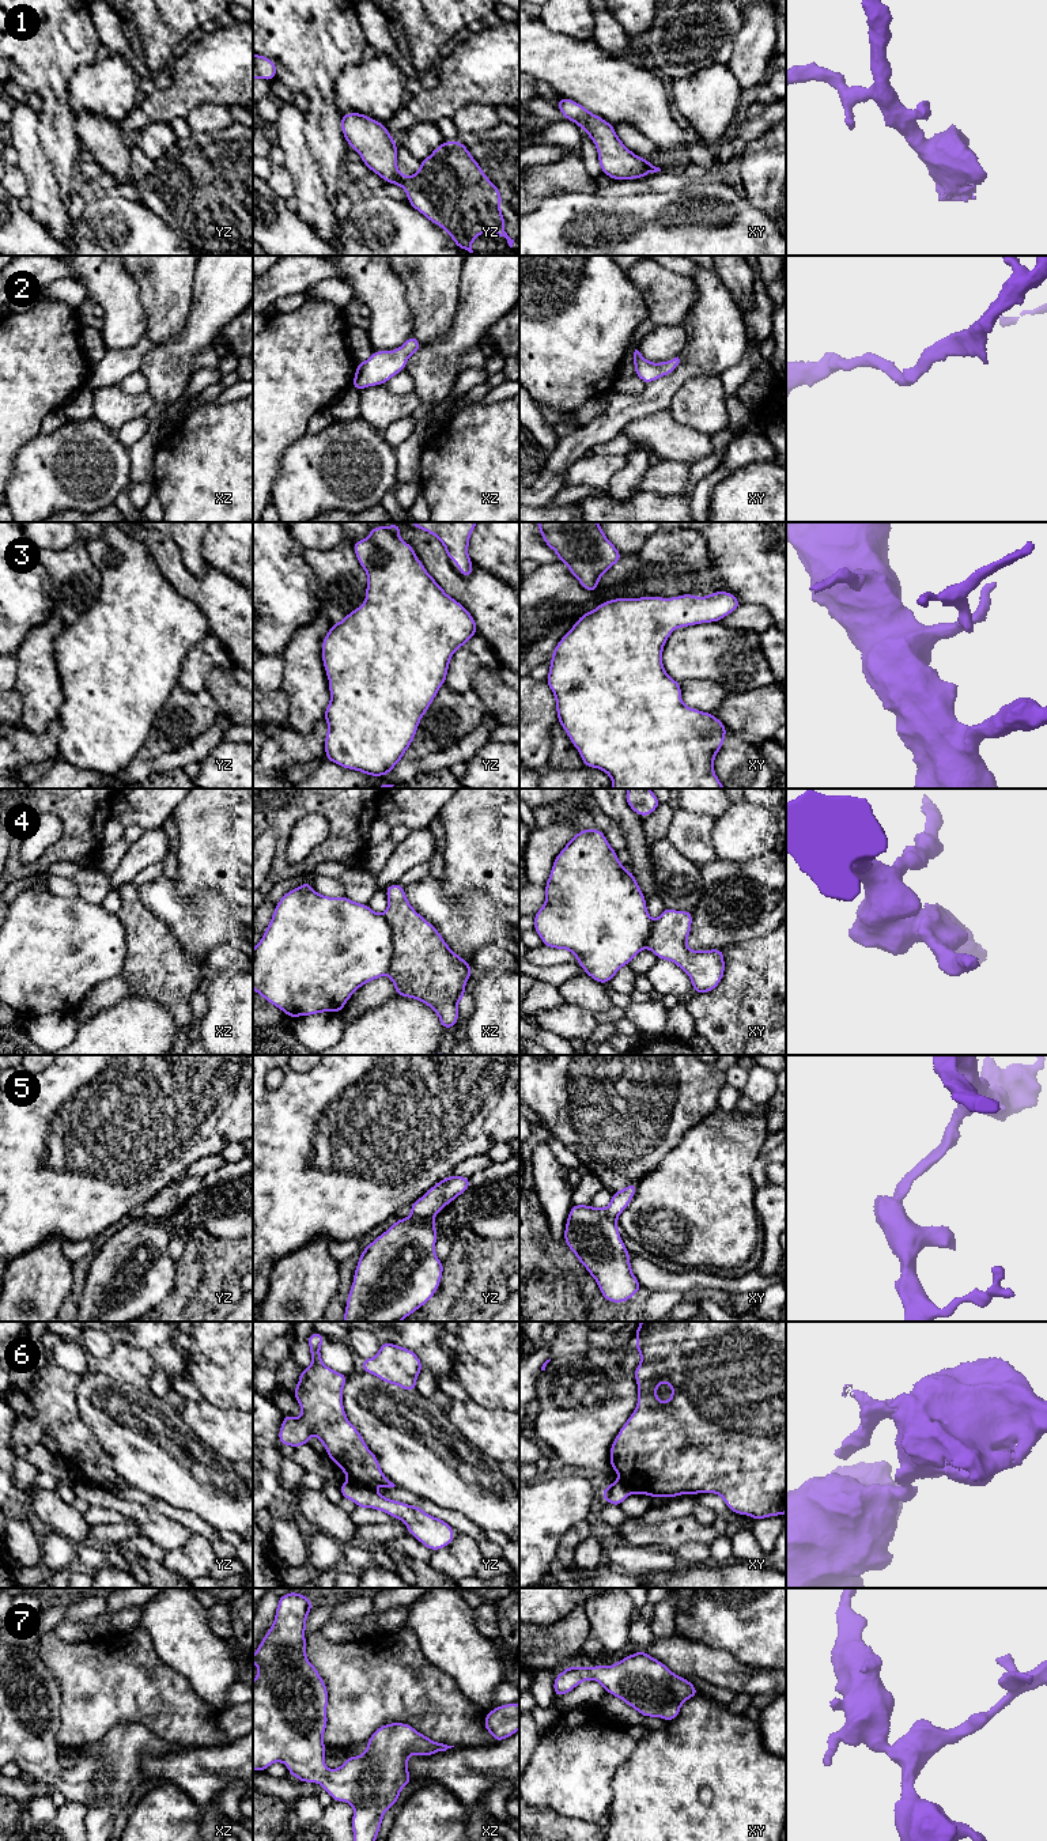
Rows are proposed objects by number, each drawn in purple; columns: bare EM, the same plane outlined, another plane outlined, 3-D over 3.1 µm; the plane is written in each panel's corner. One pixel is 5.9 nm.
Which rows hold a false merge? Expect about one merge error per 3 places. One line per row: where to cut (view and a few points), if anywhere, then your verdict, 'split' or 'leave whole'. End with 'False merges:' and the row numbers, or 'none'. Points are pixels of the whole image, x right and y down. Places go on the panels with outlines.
1: cut none; leave whole
2: cut none; leave whole
3: cut none; leave whole
4: cut xz (381, 914), (392, 932), (392, 960), (388, 974); split
5: cut none; leave whole
6: cut yz (348, 1480), (373, 1489); split
7: cut none; leave whole
False merges: 4, 6

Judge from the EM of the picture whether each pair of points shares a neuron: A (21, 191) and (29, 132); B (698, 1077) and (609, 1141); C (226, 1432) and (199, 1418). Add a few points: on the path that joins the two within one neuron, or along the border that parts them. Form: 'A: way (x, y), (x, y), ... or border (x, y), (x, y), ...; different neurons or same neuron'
A: border (16, 165), (25, 178), (29, 195); different neurons
B: way (676, 1091), (660, 1091), (631, 1119); same neuron
C: way (219, 1429), (206, 1420); same neuron

